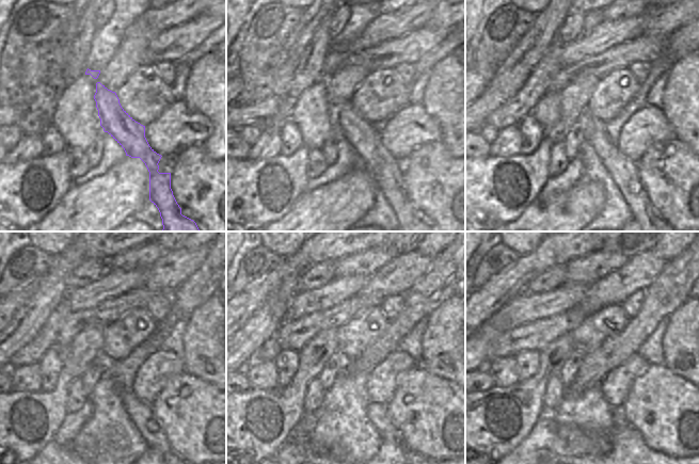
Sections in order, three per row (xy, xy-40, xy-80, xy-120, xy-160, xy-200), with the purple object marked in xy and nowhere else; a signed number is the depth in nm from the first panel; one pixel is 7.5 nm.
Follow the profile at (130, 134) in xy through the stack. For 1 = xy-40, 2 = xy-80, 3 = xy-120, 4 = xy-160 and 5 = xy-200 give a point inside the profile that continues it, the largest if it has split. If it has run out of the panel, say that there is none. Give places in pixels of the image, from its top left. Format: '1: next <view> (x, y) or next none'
1: next xy-40 (387, 173)
2: next xy-80 (623, 171)
3: next xy-120 (141, 413)
4: next xy-160 (377, 413)
5: next xy-200 (619, 419)

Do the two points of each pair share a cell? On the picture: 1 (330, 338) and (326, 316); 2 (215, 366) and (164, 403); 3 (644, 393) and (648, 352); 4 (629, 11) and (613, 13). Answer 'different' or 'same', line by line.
1: different
2: different
3: different
4: same

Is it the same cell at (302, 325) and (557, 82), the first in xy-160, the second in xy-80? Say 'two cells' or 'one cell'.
one cell

